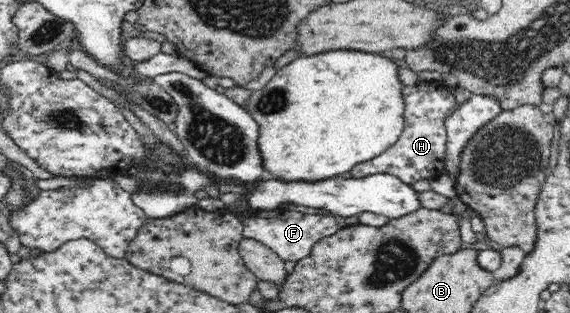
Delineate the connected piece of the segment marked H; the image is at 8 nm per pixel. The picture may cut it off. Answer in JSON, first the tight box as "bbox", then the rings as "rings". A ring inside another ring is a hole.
{"bbox":[350,82,455,184],"rings":[[[442,82],[417,83],[413,86],[404,86],[403,128],[396,143],[392,144],[384,153],[374,159],[355,165],[350,171],[350,177],[362,179],[368,175],[386,173],[396,176],[402,183],[414,184],[424,177],[438,176],[446,173],[444,168],[445,143],[447,140],[444,127],[446,114],[455,106],[453,89]]]}

